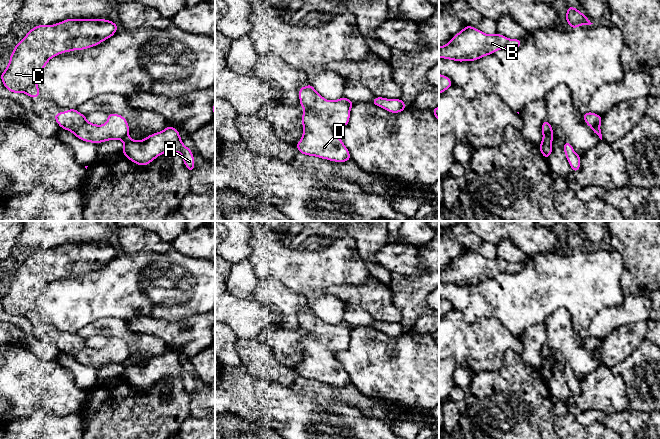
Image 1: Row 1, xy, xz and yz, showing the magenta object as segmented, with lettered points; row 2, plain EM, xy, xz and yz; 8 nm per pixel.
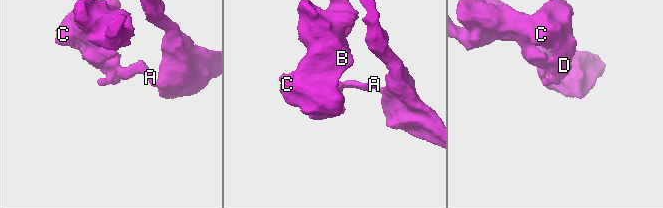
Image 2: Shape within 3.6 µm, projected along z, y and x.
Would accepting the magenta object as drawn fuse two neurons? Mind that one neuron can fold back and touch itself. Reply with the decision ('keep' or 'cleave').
cleave

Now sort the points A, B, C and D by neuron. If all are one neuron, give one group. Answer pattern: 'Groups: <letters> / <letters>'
Groups: A / B C D

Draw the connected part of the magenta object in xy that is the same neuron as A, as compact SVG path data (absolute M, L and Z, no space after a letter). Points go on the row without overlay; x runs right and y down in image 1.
M165 351L161 356L147 360L143 364L133 364L127 359L123 363L123 379L130 385L140 389L148 389L158 380L166 377L180 377L183 386L190 396L194 396L193 376L186 371L175 351Z

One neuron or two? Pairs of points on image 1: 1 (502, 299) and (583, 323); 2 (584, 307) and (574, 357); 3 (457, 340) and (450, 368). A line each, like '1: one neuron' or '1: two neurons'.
1: one neuron
2: two neurons
3: two neurons

